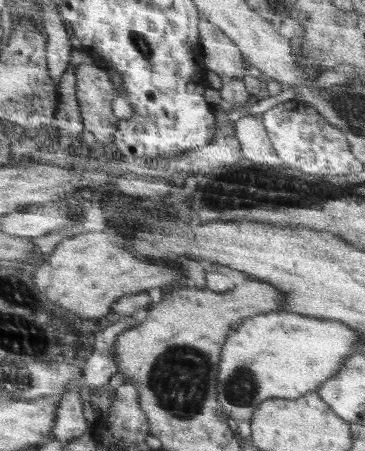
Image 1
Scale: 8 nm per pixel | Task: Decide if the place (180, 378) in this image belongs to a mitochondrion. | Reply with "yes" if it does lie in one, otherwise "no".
yes

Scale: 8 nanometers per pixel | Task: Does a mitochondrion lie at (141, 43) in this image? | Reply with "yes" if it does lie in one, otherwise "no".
yes

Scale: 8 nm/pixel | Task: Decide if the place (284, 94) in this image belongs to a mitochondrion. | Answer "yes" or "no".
no

